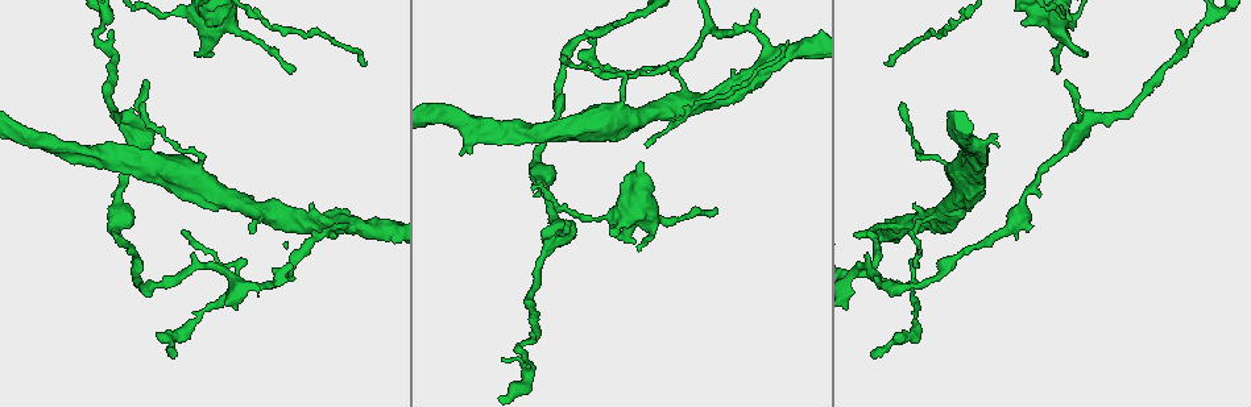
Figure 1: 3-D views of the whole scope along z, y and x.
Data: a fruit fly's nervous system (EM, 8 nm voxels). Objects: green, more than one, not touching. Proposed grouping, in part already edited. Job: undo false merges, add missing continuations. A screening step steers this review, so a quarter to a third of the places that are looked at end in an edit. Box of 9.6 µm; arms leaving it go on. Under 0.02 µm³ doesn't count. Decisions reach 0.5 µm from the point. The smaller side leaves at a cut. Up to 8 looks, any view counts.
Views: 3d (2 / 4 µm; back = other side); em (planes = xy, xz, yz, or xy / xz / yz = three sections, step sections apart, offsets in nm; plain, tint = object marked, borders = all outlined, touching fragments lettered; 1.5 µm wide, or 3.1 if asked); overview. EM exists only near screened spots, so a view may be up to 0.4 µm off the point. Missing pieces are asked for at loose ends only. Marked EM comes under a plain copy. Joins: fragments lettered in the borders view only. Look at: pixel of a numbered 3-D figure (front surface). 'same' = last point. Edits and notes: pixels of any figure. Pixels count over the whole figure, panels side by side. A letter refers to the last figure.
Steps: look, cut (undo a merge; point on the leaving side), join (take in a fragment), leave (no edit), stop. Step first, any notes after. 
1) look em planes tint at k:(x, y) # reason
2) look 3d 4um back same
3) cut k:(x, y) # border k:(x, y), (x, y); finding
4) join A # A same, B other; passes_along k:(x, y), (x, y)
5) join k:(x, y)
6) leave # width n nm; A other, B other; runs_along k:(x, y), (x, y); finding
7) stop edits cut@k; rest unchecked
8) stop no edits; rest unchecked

look 3d 4um at 1:(350, 225) # abrupt turn

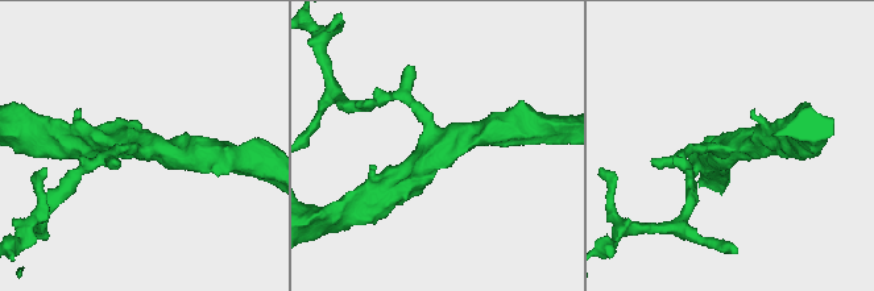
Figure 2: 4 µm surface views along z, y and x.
look em yz step 4 tint at 2:(729, 146)

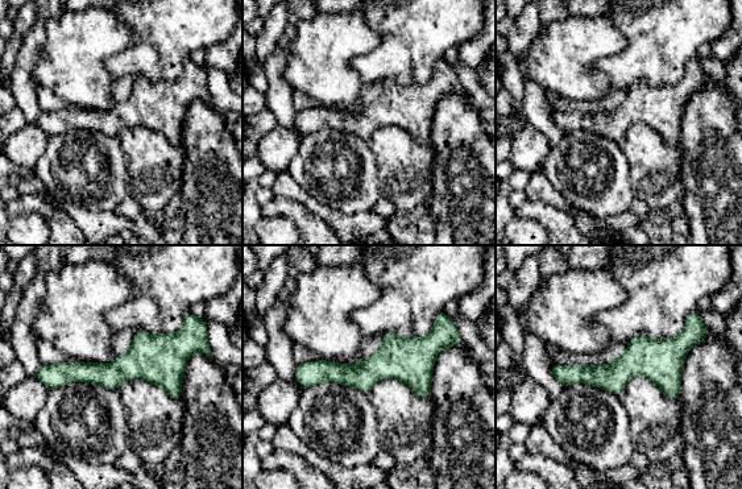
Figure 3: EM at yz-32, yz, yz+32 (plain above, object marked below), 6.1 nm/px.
look em planes borders same

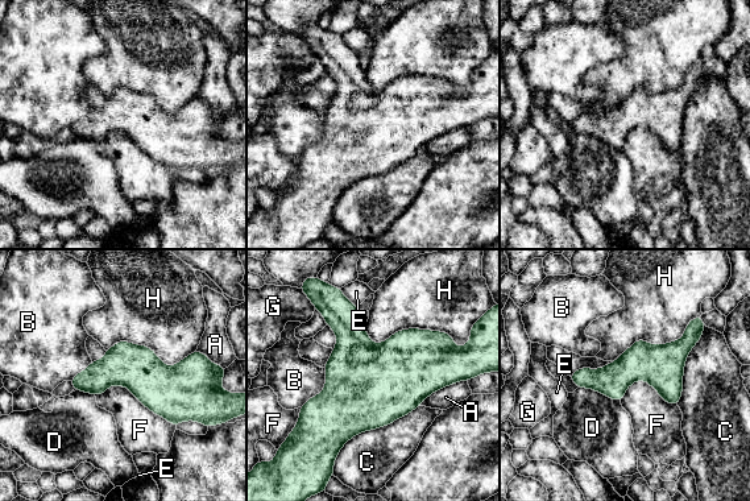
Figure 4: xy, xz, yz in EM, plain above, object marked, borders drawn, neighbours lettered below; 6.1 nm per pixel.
leave # A other, B other, C other, D other, E other, F other, G other, H other; arms 3; border 4:(95, 394), (124, 385), (175, 426); continuous, no second neuron

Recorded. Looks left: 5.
look em xz step 8 borders at 1:(254, 230) # branch stops here

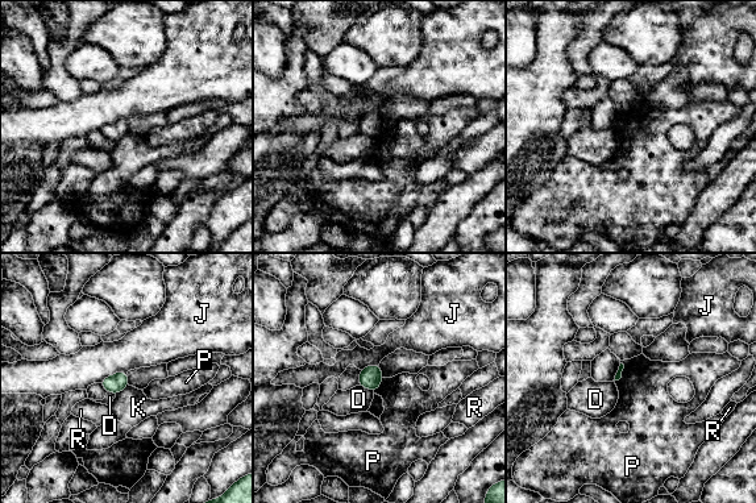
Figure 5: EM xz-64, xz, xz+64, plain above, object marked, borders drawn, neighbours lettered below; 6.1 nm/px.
leave # D other, J other, K other, P other, R other; border 5:(383, 378), (374, 391); no lettered fragment goes on from it

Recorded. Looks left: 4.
look 3d 2um at 1:(209, 56) # free end

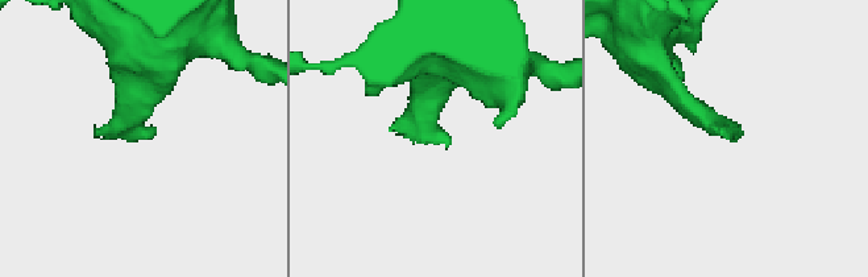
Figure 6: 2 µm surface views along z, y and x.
look em planes borders at 6:(445, 149) # need the tissue

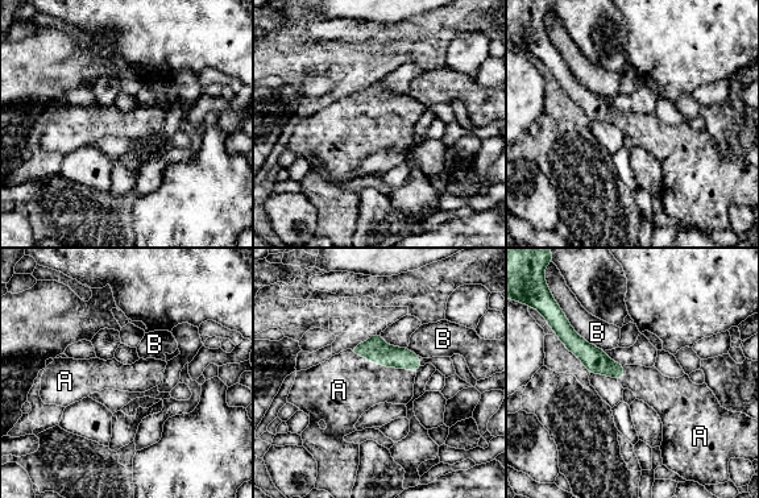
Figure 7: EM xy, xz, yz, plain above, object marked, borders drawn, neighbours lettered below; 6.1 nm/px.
join A # A same, B other; passes_along 7:(374, 349), (384, 366), (348, 385); the neuron continues

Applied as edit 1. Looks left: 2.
stop edits join@7; rest unchecked

